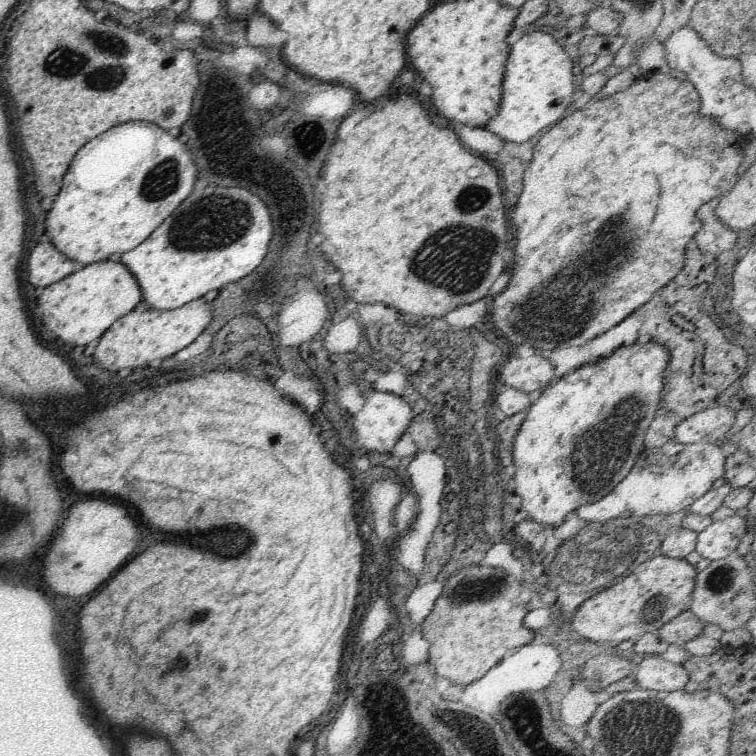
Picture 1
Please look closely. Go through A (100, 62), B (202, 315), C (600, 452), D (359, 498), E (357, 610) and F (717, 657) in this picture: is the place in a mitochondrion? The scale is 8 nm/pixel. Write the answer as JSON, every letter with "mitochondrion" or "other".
{"A":"mitochondrion","B":"other","C":"mitochondrion","D":"other","E":"other","F":"other"}

